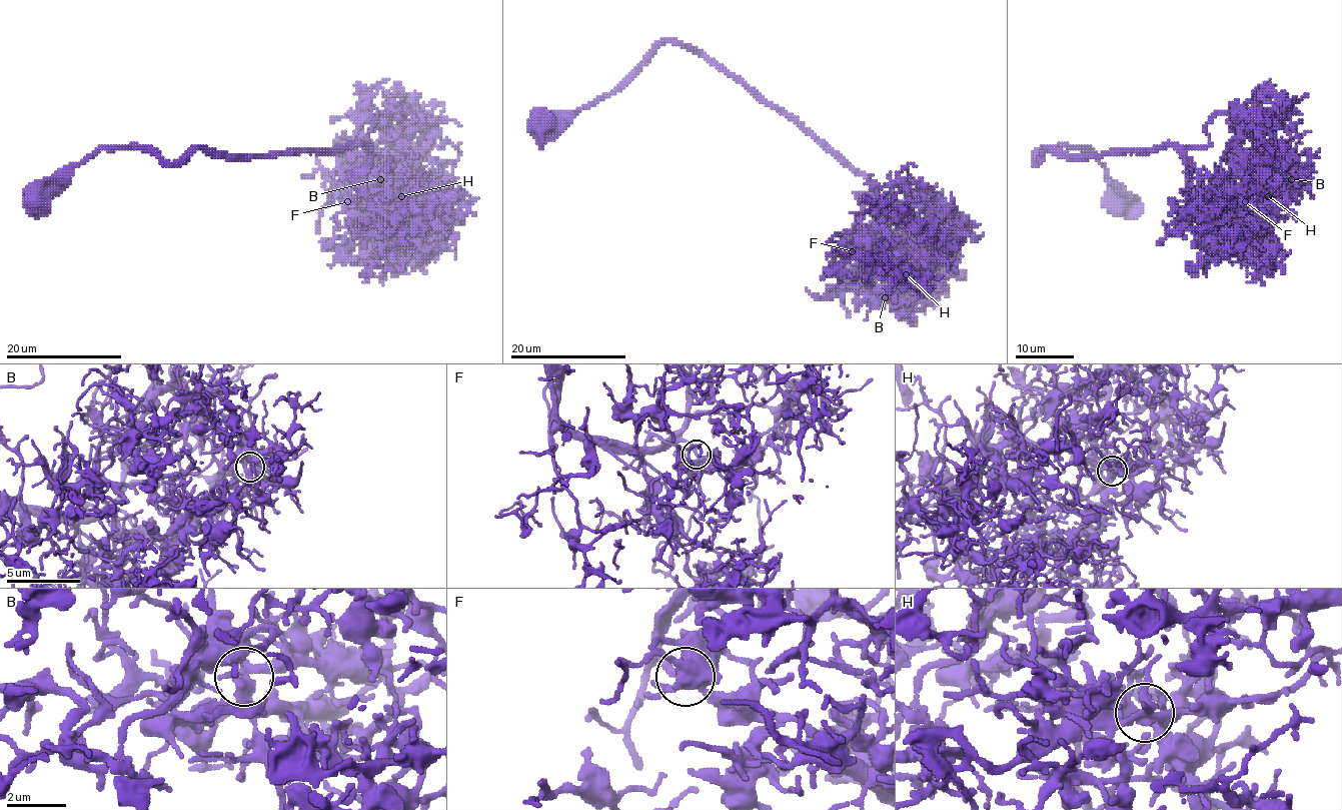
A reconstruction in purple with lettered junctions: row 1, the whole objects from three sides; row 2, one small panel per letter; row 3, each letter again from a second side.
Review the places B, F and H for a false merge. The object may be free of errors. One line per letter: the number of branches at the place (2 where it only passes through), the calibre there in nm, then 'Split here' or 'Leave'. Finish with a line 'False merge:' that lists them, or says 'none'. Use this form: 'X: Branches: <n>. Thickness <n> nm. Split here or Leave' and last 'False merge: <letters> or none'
B: Branches: 4. Thickness 300 nm. Leave
F: Branches: 4. Thickness 280 nm. Leave
H: Branches: 4. Thickness 280 nm. Leave
False merge: none

